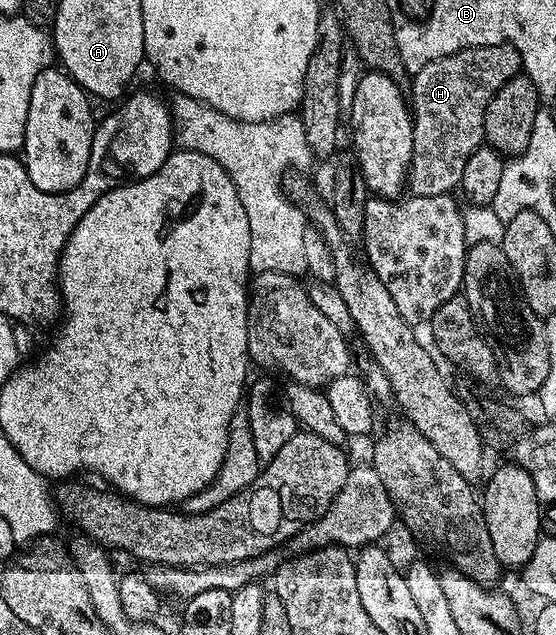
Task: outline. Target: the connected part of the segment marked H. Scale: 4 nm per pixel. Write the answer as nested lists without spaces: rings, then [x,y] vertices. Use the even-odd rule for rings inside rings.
[[[504,38],[490,47],[463,49],[460,53],[439,57],[414,74],[410,81],[414,147],[406,186],[411,196],[442,195],[459,190],[466,159],[470,159],[484,141],[484,116],[490,99],[521,69],[520,53],[512,40]]]

